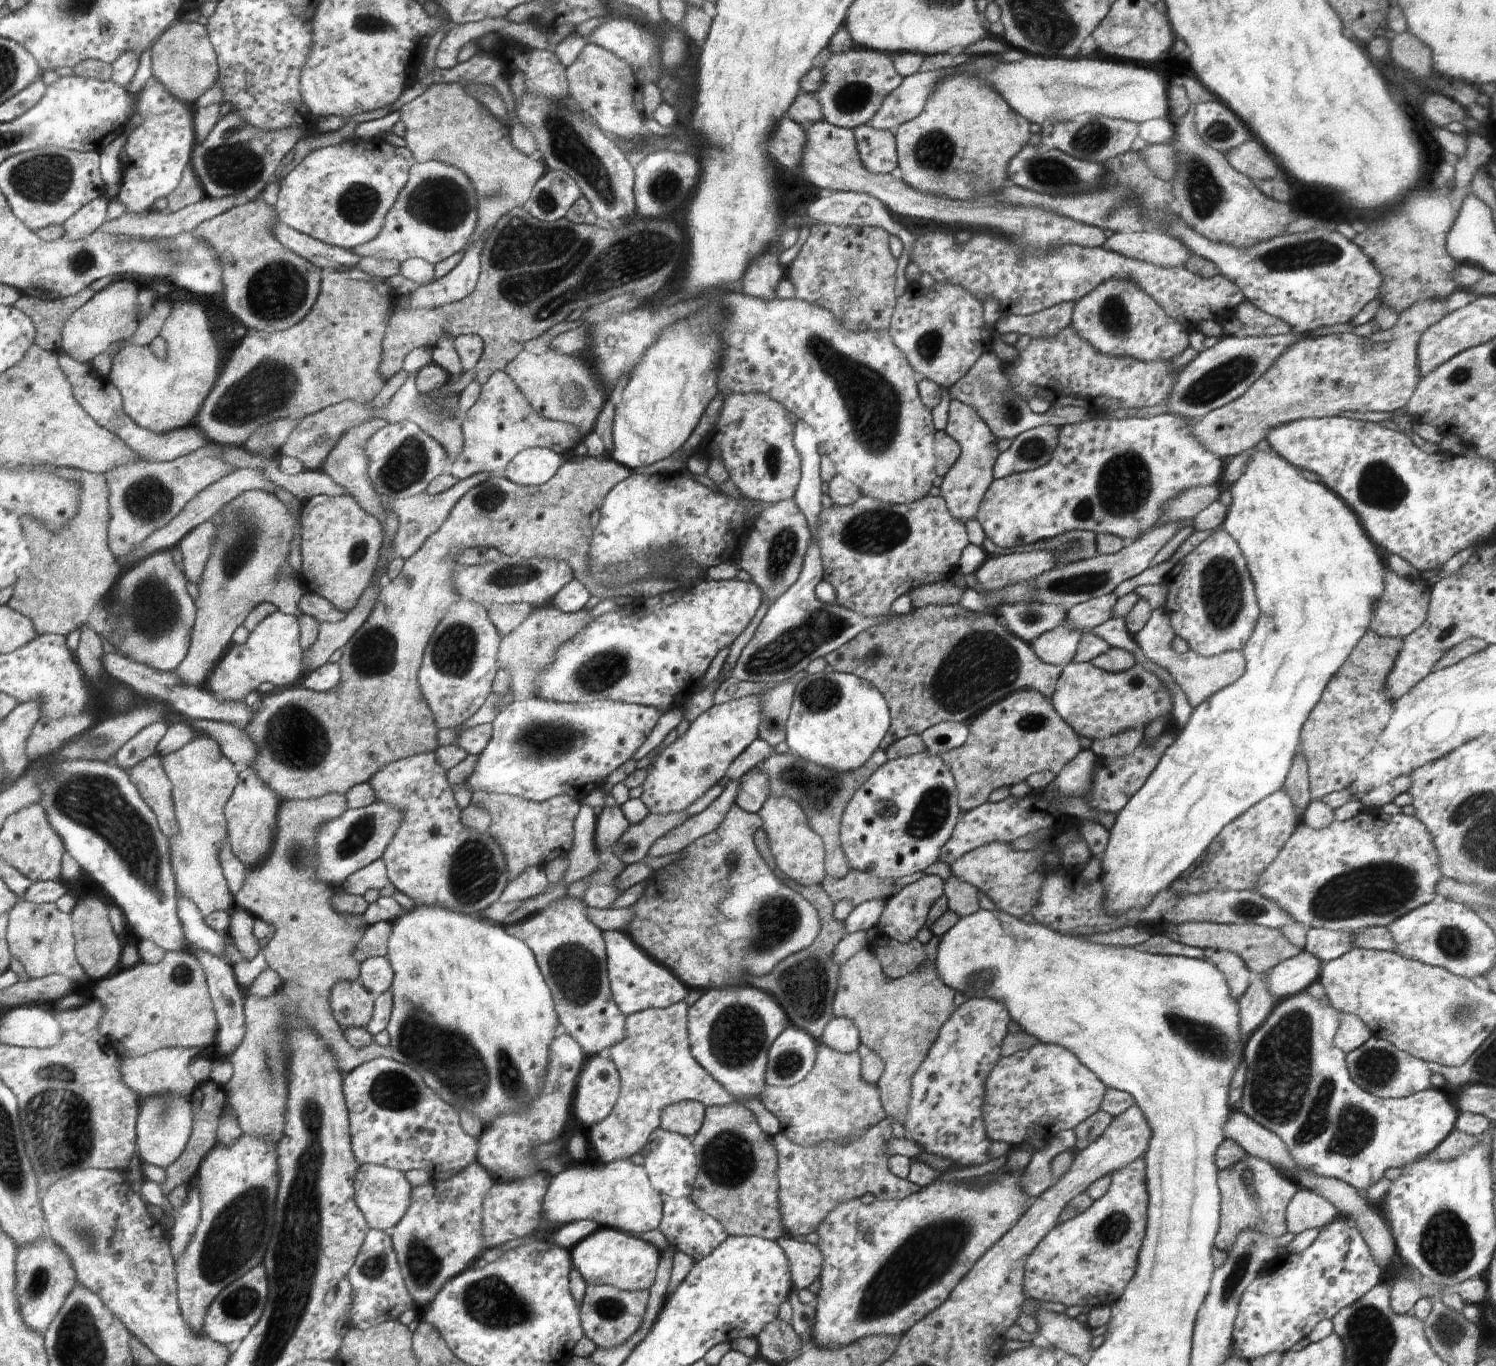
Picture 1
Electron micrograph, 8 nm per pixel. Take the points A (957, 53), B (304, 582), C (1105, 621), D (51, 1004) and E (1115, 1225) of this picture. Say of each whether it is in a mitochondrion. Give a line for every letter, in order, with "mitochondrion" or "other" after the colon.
A: other
B: other
C: other
D: other
E: mitochondrion

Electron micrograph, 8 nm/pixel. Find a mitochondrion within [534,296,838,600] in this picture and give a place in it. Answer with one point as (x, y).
(782, 546)

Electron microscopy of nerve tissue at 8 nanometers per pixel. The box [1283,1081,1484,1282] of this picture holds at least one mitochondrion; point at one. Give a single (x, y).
(1446, 1247)

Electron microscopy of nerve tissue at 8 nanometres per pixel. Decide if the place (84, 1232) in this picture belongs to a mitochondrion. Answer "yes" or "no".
yes

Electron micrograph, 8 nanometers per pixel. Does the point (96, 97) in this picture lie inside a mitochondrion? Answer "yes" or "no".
no

